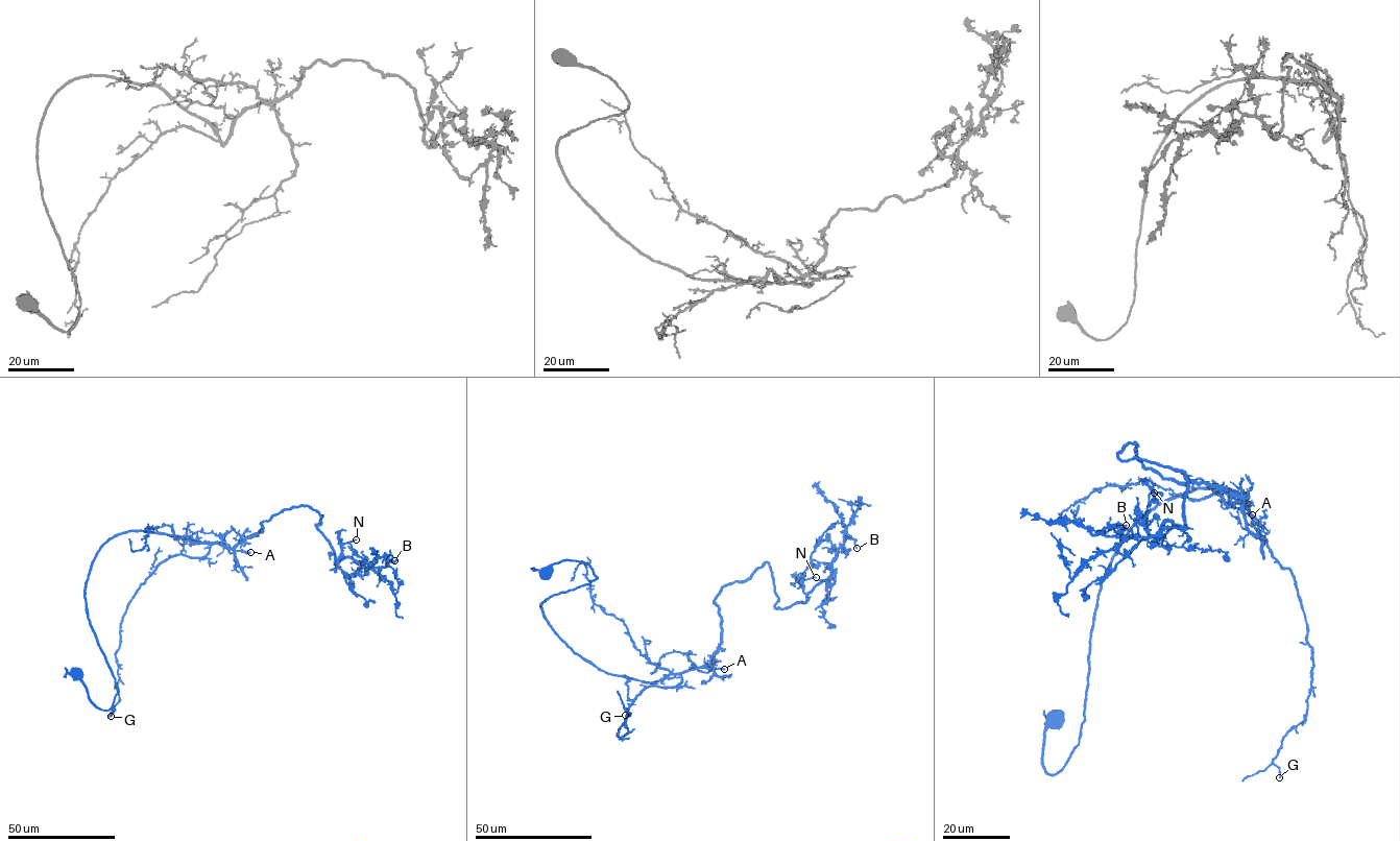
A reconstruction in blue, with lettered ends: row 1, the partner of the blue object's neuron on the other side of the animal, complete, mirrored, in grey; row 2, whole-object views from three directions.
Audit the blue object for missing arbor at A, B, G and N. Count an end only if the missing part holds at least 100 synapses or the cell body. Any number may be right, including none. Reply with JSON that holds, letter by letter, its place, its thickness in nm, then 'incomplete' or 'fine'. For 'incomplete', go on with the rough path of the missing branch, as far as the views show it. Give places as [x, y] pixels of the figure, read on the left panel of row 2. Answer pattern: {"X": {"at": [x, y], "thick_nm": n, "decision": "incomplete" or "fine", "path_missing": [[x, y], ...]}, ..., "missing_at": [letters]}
{"A": {"at": [250, 552], "thick_nm": 280, "decision": "fine"}, "B": {"at": [394, 560], "thick_nm": 160, "decision": "fine"}, "G": {"at": [111, 716], "thick_nm": 150, "decision": "fine"}, "N": {"at": [356, 539], "thick_nm": 150, "decision": "fine"}, "missing_at": []}

